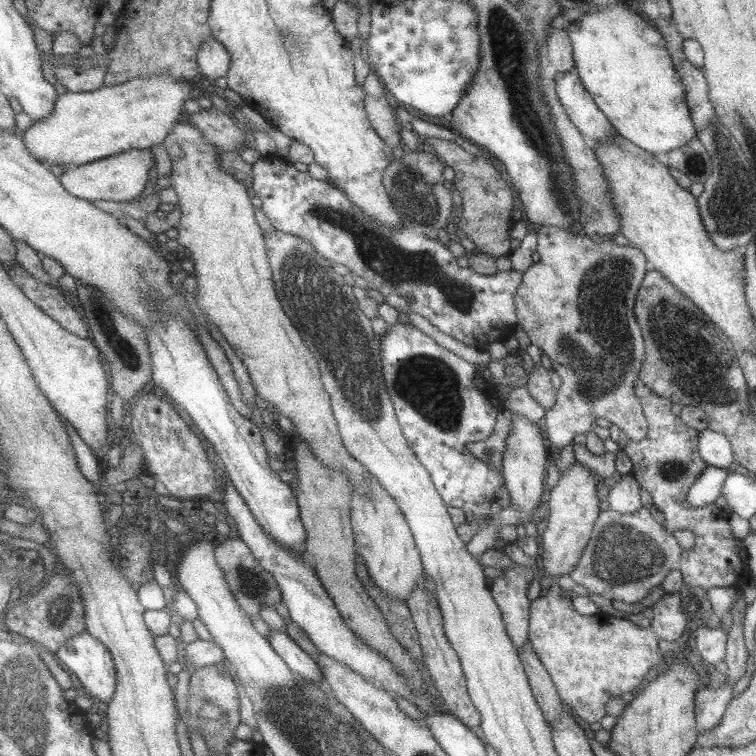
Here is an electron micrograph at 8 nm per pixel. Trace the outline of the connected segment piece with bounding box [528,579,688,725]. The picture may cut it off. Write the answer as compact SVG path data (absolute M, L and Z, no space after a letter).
M557 580L551 581L543 596L538 596L530 602L528 642L539 662L549 673L564 709L589 725L599 723L606 715L605 705L612 696L620 697L625 692L631 692L641 684L641 680L648 670L657 668L657 664L663 662L663 653L657 648L659 639L673 643L673 640L684 637L683 628L687 626L688 621L685 599L684 591L666 593L660 602L653 606L654 617L650 621L650 627L645 629L636 626L629 620L617 618L600 610L591 615L577 613L571 607L570 598L562 593L562 588Z

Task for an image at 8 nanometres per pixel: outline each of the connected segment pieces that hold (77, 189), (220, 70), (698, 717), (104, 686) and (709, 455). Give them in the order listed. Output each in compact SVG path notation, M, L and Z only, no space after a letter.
M133 149L111 158L70 167L60 177L62 178L63 186L77 198L87 199L92 203L96 200L122 202L134 199L141 192L145 192L151 166L155 166L151 149Z
M212 37L203 44L198 54L198 61L202 76L215 79L229 74L232 56L222 42Z
M696 690L694 694L695 721L698 734L715 728L726 710L731 694L715 694L717 690Z
M88 630L67 641L58 650L57 655L64 662L65 667L76 674L87 695L97 697L107 703L114 699L118 685L118 671L113 654L103 642L95 638Z
M709 428L698 431L696 447L699 456L715 468L734 468L731 443L724 434Z

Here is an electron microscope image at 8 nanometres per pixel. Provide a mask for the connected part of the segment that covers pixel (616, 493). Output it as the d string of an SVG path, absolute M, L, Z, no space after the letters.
M631 472L619 476L619 480L608 490L606 501L610 510L619 514L631 514L641 508L640 486Z

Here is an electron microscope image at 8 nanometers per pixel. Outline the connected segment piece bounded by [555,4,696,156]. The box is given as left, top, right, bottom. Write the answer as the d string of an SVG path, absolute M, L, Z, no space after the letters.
M622 4L594 10L563 9L555 23L571 41L574 67L583 88L619 135L654 156L679 148L696 136L684 84L653 24Z

